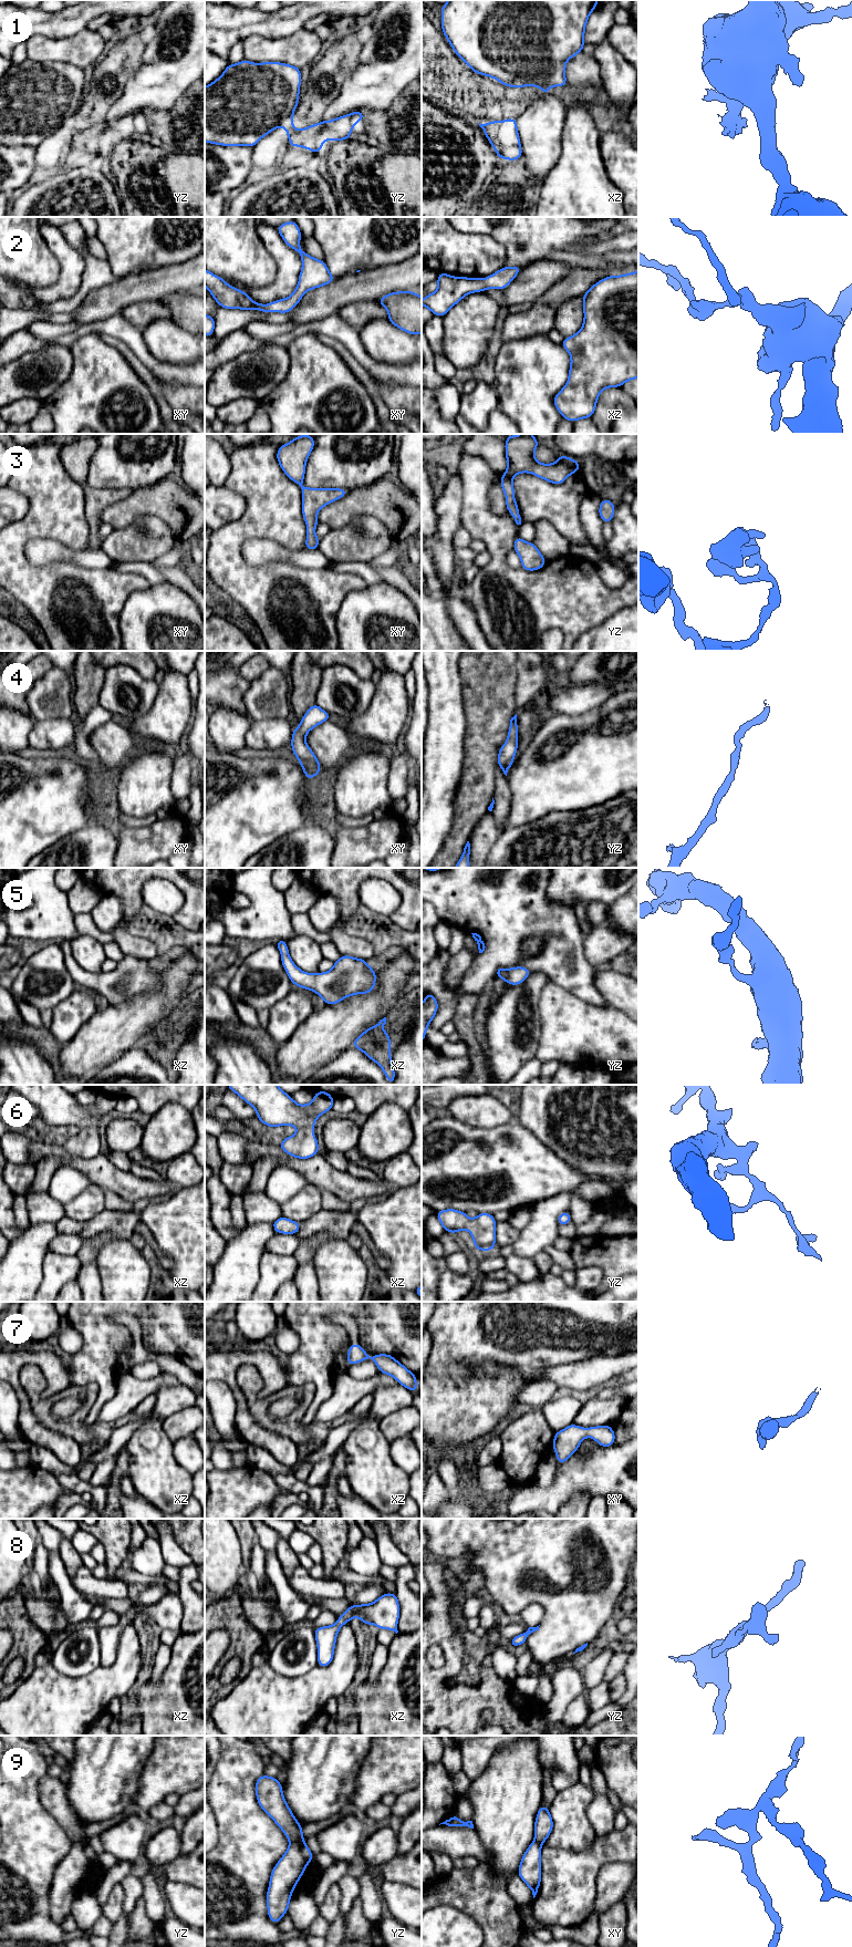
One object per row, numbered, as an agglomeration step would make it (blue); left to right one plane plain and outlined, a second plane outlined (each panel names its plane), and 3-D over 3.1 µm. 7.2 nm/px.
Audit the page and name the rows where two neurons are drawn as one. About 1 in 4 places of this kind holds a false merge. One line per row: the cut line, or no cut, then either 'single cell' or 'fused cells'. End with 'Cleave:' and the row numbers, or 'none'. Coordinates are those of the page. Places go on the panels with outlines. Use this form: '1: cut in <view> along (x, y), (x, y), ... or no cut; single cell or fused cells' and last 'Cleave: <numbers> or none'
1: cut in xz along (501, 81), (519, 79), (525, 84), (549, 83), (552, 85); fused cells
2: no cut; single cell
3: no cut; single cell
4: no cut; single cell
5: no cut; single cell
6: no cut; single cell
7: no cut; single cell
8: no cut; single cell
9: cut in yz along (303, 1841), (292, 1841), (290, 1843); fused cells
Cleave: 1, 9

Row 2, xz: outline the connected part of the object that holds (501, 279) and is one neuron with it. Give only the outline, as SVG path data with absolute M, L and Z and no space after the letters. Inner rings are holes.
M502 267L485 279L453 277L439 272L438 288L422 300L422 305L428 308L434 315L444 317L456 303L472 292L482 292L486 289L503 290L517 277L522 267Z

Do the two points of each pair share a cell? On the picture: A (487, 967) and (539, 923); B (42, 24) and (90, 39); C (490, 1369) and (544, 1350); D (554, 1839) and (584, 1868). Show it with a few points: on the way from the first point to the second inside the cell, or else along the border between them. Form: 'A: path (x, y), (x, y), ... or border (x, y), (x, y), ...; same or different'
A: path (497, 954), (526, 925); same
B: border (85, 28), (65, 38), (49, 39); different
C: border (474, 1364), (496, 1362), (501, 1370); different
D: border (592, 1844), (581, 1851), (542, 1845); different

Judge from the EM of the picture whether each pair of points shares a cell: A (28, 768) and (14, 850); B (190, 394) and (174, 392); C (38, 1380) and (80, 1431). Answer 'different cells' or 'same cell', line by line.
A: same cell
B: same cell
C: same cell

